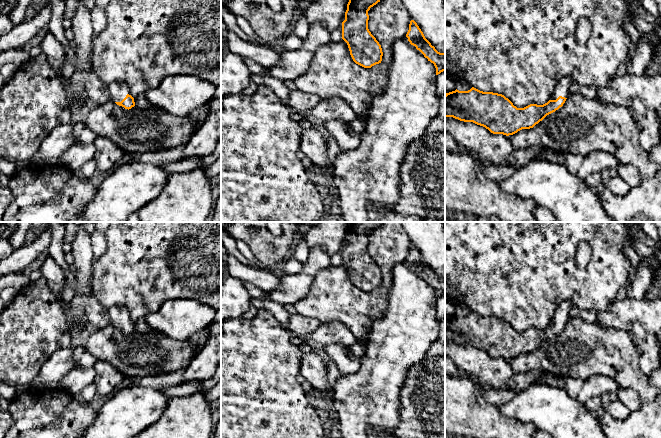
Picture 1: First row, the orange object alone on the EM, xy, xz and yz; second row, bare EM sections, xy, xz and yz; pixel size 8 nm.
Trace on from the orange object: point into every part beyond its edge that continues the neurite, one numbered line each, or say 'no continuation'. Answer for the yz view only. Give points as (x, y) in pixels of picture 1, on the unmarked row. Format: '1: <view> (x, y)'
1: yz (562, 313)

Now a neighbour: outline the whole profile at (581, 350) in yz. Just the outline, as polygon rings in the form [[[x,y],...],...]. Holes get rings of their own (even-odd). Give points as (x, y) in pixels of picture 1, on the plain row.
[[[579,318],[569,319],[555,336],[547,339],[533,352],[522,353],[508,360],[515,374],[538,370],[558,378],[575,377],[586,381],[595,374],[613,378],[618,387],[634,390],[643,404],[661,395],[661,388],[649,383],[639,367],[639,352],[629,332],[602,327],[599,323],[587,323]]]

